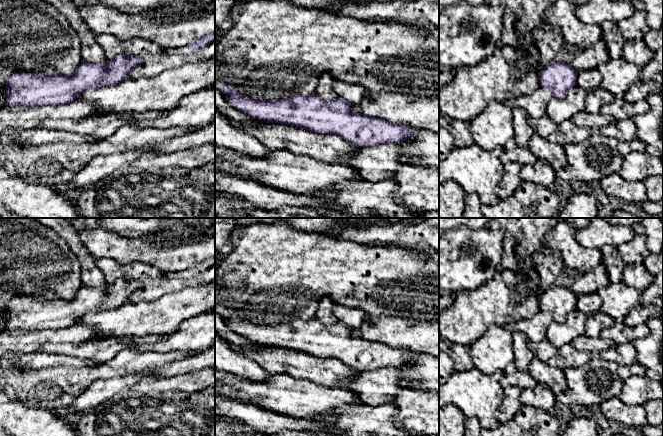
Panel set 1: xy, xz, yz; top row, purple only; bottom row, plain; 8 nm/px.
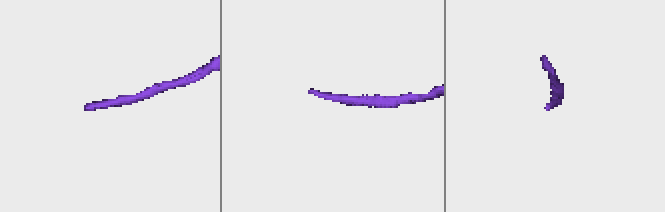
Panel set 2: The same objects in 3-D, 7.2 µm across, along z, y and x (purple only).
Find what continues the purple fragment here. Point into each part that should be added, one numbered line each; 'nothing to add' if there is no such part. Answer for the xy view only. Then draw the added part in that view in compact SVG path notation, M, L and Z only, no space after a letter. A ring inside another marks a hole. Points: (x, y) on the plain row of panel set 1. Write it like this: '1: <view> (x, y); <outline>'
nothing to add

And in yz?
nothing to add

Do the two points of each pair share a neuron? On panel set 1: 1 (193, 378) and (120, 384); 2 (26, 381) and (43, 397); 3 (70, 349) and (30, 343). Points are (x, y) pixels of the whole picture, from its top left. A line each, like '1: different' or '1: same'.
1: same
2: same
3: different

